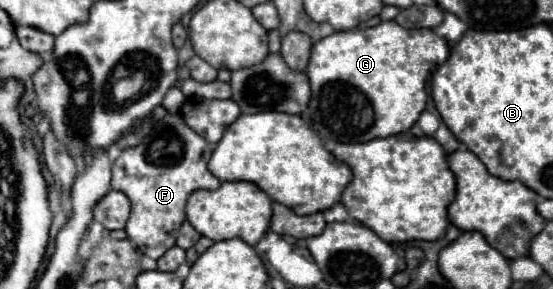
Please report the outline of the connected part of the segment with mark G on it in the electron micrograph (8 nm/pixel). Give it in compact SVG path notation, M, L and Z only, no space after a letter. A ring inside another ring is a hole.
M380 22L374 28L334 32L314 44L308 64L308 80L312 86L310 112L324 118L328 138L336 142L370 142L410 130L424 112L428 100L426 82L449 56L449 47L434 30L406 30L396 22Z

